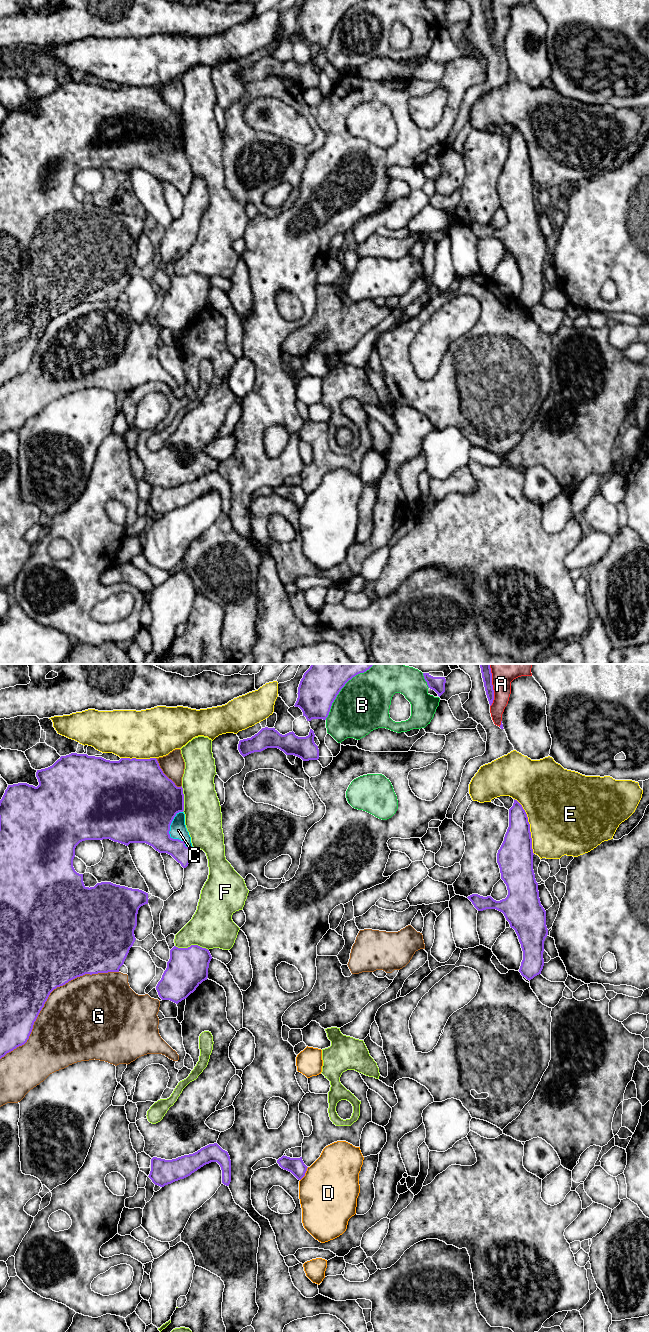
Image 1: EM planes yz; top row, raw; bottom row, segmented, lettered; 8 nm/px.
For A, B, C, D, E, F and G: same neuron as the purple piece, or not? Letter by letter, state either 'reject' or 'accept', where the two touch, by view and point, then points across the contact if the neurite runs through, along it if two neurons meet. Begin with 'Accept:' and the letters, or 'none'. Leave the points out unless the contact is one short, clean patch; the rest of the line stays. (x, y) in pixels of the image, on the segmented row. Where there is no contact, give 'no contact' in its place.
Accept: C
A: reject; contact yz (492, 685)
B: reject; contact yz (342, 687)
C: accept; contact yz (169, 836)
D: reject; contact yz (304, 1174)
E: reject; contact yz (529, 826)
F: reject; contact yz (192, 945)
G: reject; contact yz (48, 996)

